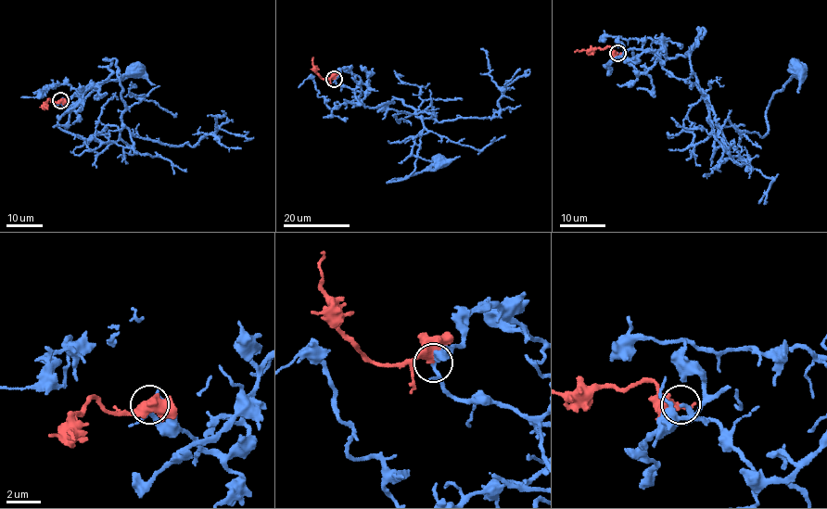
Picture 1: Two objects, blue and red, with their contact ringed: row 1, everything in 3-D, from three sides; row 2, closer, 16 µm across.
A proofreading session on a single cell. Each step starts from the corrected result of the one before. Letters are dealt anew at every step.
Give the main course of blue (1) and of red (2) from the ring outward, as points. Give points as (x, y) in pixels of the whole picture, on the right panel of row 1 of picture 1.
1: (617, 53), (639, 75), (662, 55), (688, 55), (701, 29), (690, 64), (708, 120), (761, 137), (796, 68)
2: (617, 53), (606, 46), (575, 52)

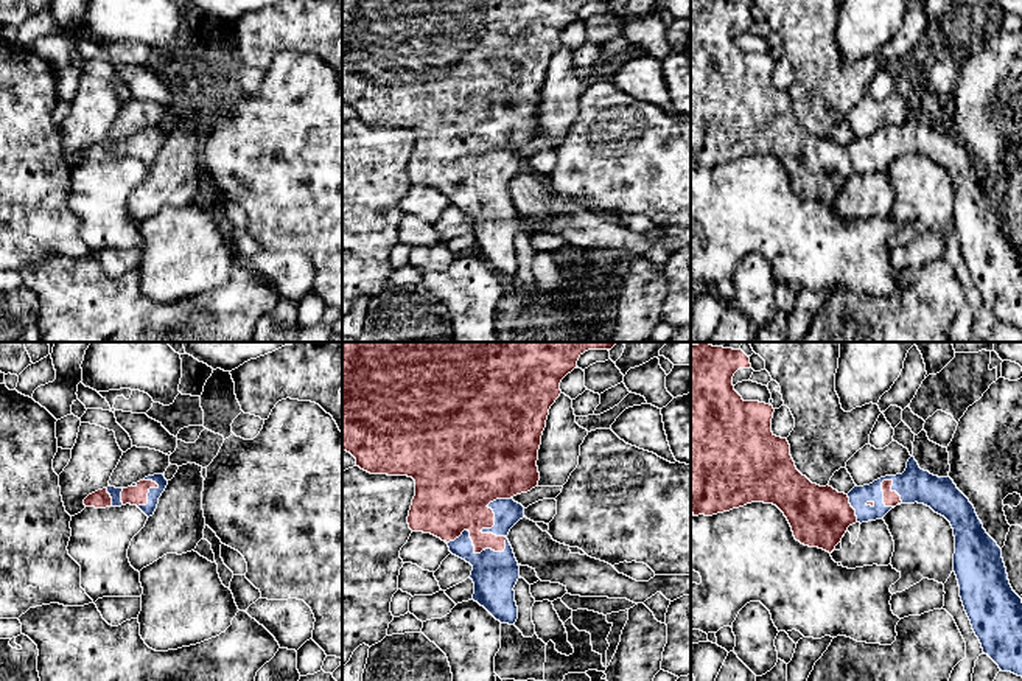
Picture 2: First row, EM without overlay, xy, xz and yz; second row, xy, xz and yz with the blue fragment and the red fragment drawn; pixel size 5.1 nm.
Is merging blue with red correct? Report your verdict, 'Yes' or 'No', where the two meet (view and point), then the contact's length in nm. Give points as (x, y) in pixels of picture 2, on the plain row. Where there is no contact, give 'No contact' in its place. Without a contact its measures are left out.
Yes. Touches blue at xz (506, 192). Shared border 420 nm

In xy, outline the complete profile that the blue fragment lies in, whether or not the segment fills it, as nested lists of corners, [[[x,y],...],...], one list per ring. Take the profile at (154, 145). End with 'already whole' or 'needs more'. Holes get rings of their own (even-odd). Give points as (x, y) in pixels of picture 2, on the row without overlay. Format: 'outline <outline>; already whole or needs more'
outline [[[163,126],[148,127],[128,140],[107,138],[89,146],[86,159],[106,160],[126,155],[137,157],[148,169],[154,166],[159,149],[165,143],[168,132]]]; needs more

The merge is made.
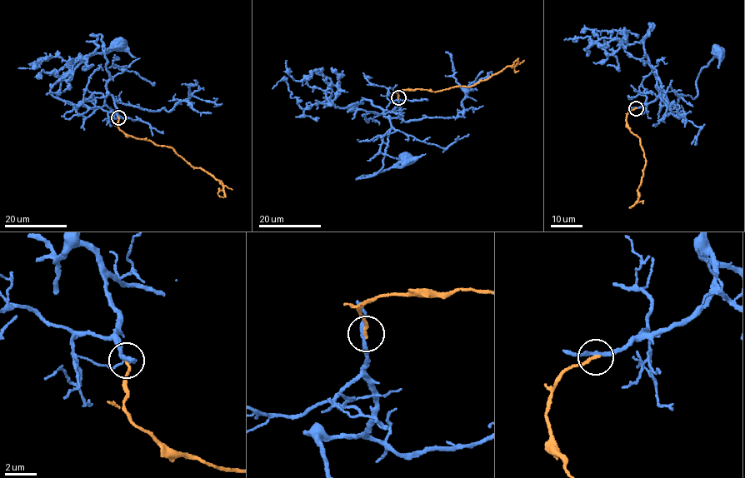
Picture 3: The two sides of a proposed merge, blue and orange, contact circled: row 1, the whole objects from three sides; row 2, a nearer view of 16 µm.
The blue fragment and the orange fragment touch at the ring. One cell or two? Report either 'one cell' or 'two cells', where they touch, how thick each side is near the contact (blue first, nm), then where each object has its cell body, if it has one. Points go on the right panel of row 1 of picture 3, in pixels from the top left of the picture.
two cells; place (636, 108); calibres 200 and 180 nm; soma blue (717, 52); soma orange none

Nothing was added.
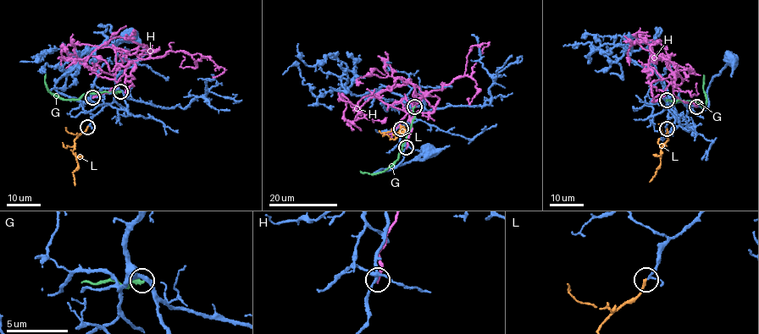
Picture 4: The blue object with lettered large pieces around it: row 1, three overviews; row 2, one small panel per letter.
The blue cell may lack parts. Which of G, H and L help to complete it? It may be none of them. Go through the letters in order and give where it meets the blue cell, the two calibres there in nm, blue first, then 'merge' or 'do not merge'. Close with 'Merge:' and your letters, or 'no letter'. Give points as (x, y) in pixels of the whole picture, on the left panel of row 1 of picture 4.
G: contact (120, 91); calibres 320 and 280 nm; do not merge
H: contact (92, 97); calibres 180 and 240 nm; do not merge
L: contact (87, 127); calibres 140 and 200 nm; merge
Merge: L

